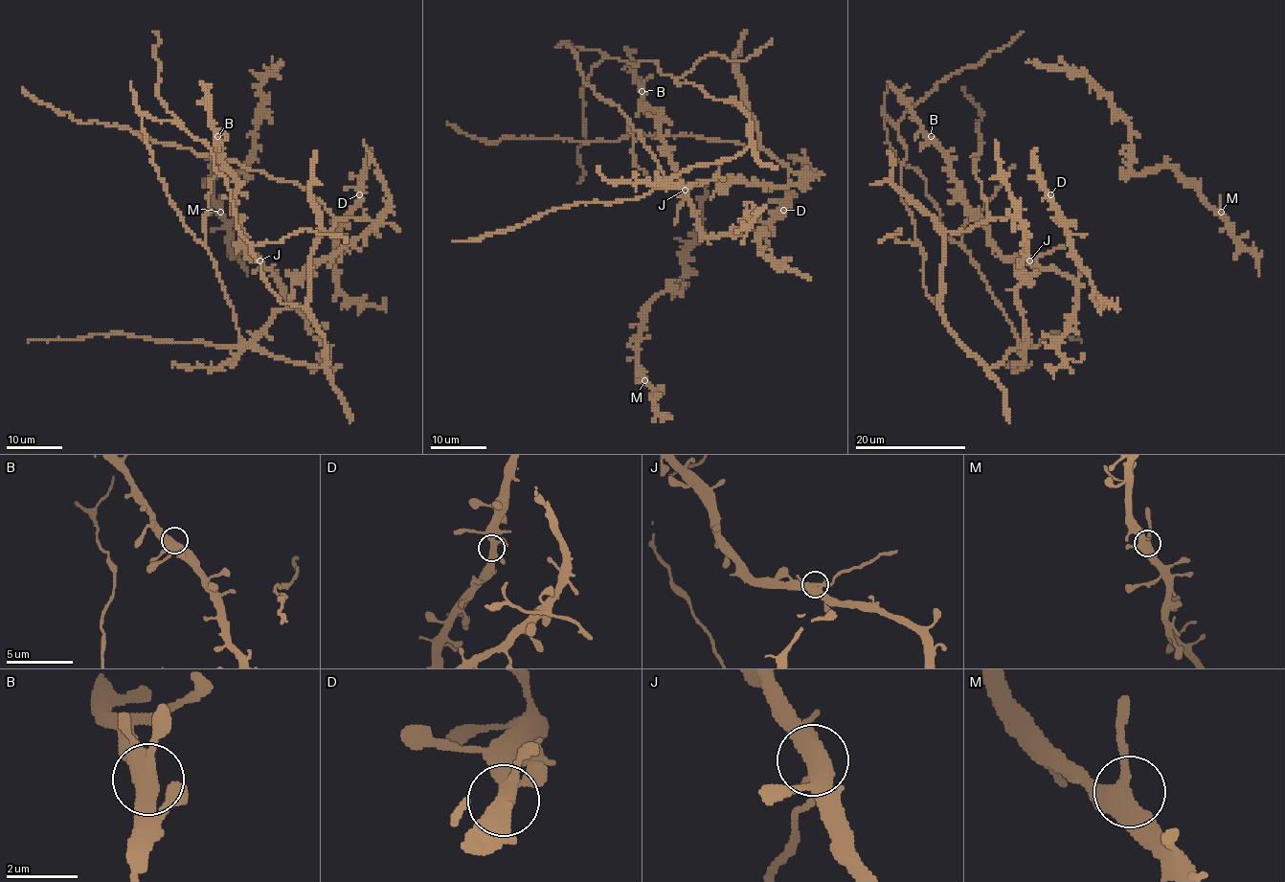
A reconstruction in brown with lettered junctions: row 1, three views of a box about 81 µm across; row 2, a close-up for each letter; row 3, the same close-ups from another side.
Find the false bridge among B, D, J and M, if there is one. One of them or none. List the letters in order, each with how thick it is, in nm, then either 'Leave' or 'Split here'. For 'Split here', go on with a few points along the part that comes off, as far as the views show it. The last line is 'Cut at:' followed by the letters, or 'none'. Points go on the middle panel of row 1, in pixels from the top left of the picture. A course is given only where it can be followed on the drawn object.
B: Thickness 460 nm. Leave
D: Thickness 360 nm. Leave
J: Thickness 440 nm. Split here. Course of the part to remove: (685, 189), (675, 224)
M: Thickness 420 nm. Leave
Cut at: J

